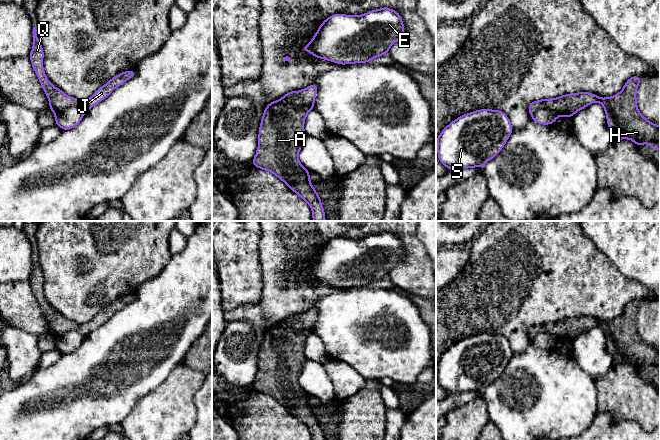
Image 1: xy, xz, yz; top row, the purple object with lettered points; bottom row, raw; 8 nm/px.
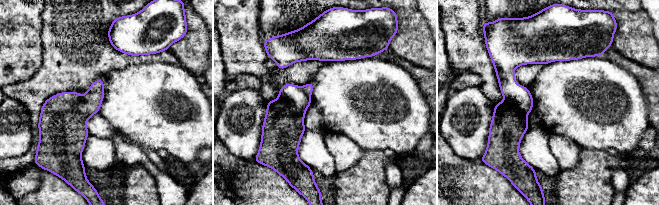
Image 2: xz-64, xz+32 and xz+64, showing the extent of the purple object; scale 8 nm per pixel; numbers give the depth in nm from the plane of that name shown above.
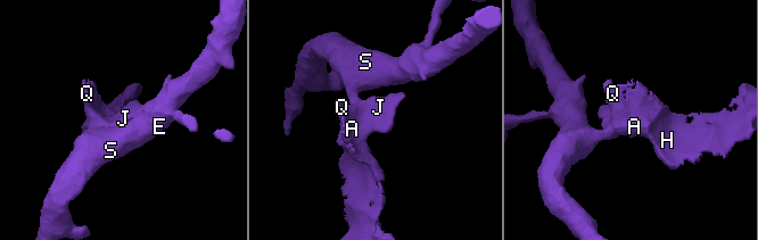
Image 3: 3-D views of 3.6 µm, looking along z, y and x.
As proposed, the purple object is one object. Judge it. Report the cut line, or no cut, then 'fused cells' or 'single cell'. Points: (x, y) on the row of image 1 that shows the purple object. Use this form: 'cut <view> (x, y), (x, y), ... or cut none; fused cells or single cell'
cut xz (283, 96), (287, 97), (298, 107), (302, 107), (305, 104); fused cells

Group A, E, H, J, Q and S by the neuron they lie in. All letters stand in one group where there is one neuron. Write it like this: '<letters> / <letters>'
A H J Q / E S

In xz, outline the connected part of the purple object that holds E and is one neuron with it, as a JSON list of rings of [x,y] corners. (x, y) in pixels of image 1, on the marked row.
[[[382,7],[361,15],[333,14],[318,27],[311,41],[301,49],[314,57],[340,65],[367,63],[379,56],[388,54],[390,47],[401,39],[405,26],[401,15],[389,8]]]

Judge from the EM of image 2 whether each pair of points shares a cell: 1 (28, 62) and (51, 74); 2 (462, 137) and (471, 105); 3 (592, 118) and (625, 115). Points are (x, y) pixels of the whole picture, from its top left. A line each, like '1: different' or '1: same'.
1: different
2: same
3: same

